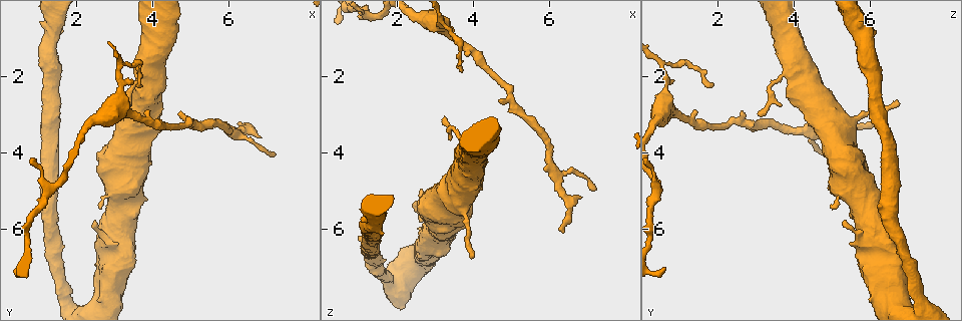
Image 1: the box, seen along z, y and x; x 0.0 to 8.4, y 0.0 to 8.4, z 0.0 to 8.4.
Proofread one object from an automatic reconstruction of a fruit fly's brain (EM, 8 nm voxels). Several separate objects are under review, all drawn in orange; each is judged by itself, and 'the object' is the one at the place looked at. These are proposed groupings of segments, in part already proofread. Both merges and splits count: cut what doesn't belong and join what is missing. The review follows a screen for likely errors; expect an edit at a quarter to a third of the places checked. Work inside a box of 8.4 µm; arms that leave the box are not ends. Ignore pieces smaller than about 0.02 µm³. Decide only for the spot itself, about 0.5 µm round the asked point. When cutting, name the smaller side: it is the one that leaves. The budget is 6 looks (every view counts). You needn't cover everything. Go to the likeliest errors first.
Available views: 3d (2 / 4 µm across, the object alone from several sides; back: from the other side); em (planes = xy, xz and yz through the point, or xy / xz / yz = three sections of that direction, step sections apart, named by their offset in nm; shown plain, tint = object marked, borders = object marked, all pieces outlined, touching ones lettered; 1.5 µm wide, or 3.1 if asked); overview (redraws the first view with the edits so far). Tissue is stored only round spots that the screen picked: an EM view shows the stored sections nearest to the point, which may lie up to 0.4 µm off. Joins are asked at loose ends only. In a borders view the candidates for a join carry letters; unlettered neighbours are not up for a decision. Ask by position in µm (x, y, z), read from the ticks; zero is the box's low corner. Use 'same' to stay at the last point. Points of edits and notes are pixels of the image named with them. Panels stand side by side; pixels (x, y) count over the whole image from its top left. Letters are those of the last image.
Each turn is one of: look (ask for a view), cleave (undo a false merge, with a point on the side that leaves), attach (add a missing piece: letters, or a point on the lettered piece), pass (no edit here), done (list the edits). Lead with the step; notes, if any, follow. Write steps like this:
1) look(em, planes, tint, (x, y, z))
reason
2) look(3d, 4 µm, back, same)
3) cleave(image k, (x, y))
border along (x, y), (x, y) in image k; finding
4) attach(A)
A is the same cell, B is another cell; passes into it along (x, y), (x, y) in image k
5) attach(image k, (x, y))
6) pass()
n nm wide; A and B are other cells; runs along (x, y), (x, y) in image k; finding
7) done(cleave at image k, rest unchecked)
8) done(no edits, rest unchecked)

look(em, planes, borders, (6.25, 3.30, 6.05))
free end

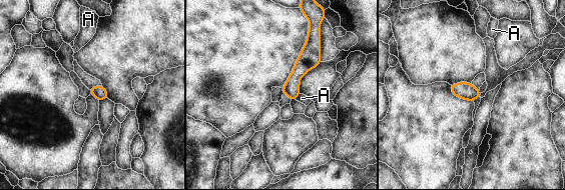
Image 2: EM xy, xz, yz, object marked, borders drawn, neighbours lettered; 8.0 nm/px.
pass()
100 nm wide; A is another cell; runs along (313, 43), (294, 79), (293, 97) in image 2; no lettered piece goes on from it

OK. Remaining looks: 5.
look(3d, 4 µm, (4.00, 2.55, 6.70))

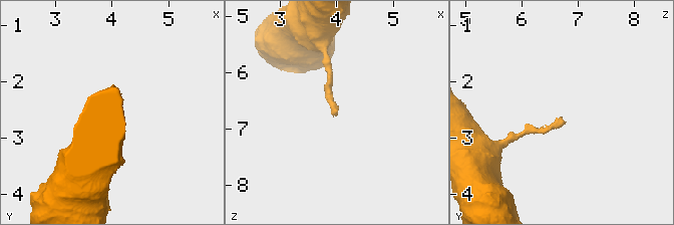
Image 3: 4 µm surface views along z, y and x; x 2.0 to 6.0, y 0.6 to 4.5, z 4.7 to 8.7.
look(em, planes, borders, (4.00, 2.60, 6.70))
now the EM

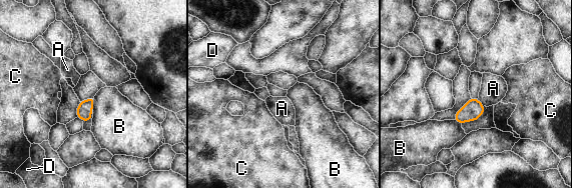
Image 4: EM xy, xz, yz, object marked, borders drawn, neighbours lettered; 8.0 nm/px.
pass()
A, B, C and D are other cells; no lettered piece goes on from it

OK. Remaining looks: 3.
look(em, planes, borders, (3.05, 2.00, 0.70))
sudden change in width

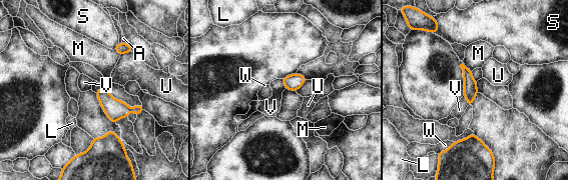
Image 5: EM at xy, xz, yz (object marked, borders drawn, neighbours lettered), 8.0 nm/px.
pass()
A, L, M, S, U, V and W are other cells; border along (464, 95), (468, 105) in image 5; one neuron here

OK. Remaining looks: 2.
done(no edits, rest unchecked)

